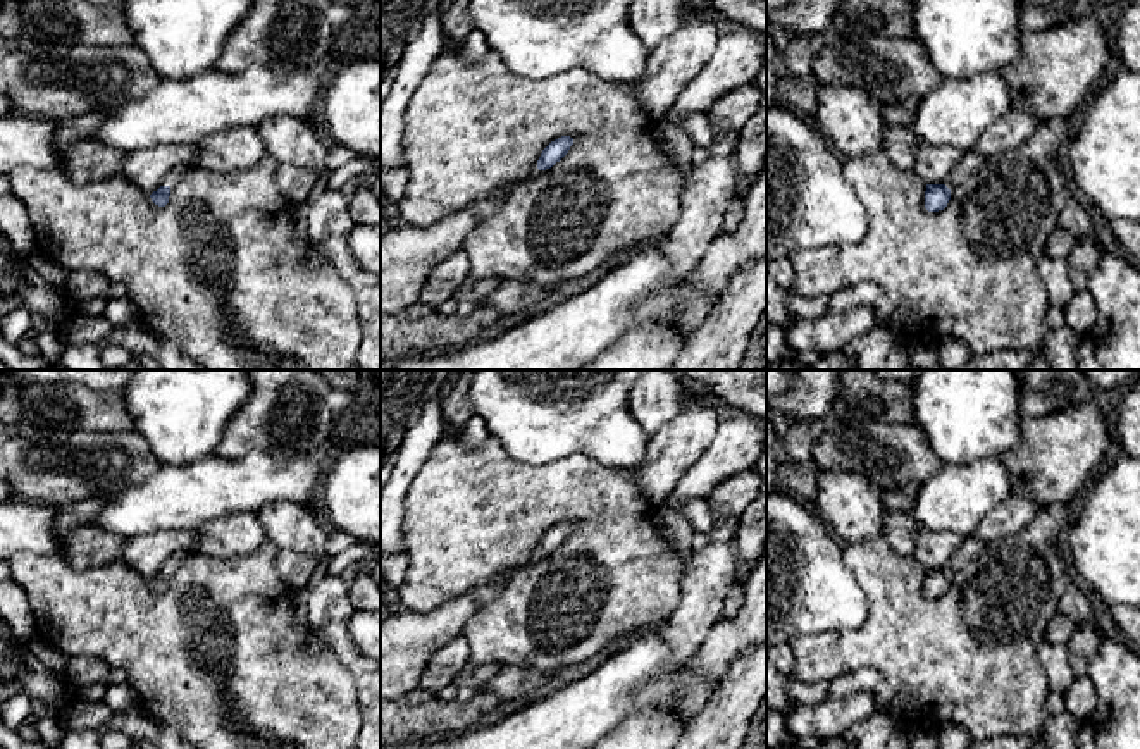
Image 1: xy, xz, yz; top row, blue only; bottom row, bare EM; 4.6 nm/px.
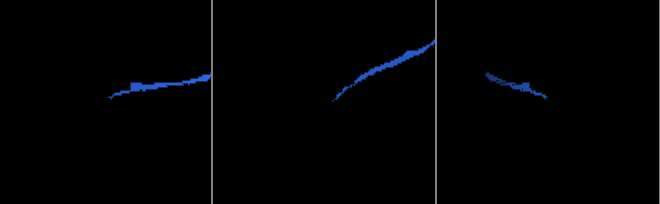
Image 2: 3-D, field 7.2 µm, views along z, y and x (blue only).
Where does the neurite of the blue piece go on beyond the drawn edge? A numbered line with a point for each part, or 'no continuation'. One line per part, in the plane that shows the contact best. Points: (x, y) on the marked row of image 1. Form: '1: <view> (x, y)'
1: xy (176, 174)

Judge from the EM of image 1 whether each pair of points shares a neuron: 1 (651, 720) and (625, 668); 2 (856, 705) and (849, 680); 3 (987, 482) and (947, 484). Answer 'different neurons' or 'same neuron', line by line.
1: different neurons
2: different neurons
3: same neuron

